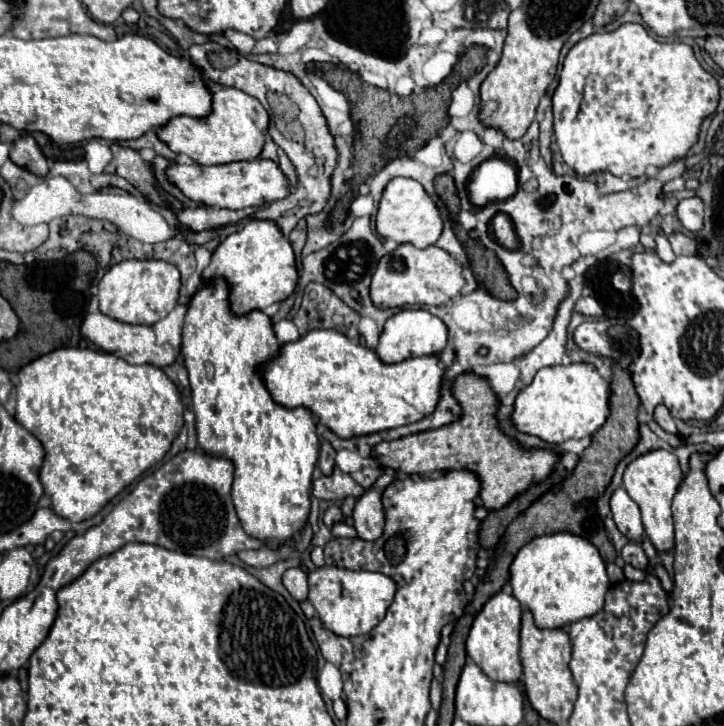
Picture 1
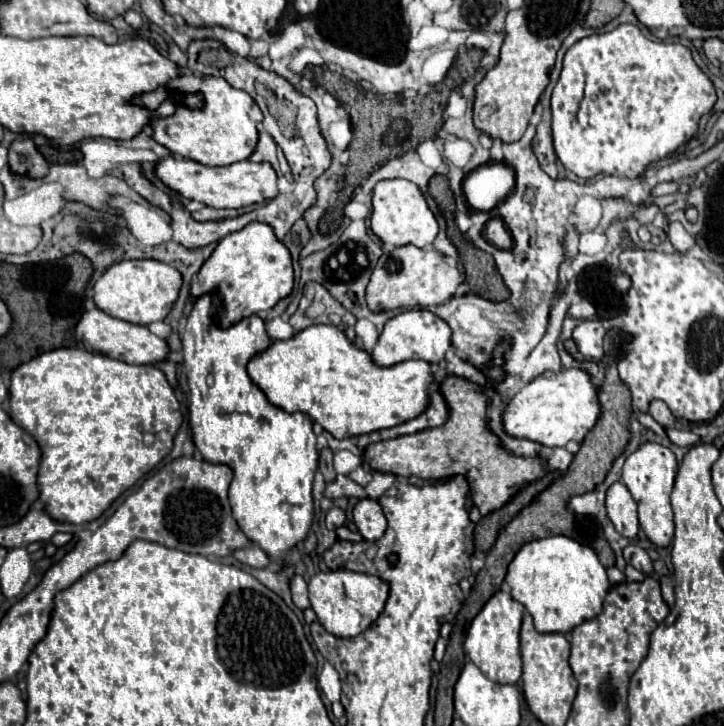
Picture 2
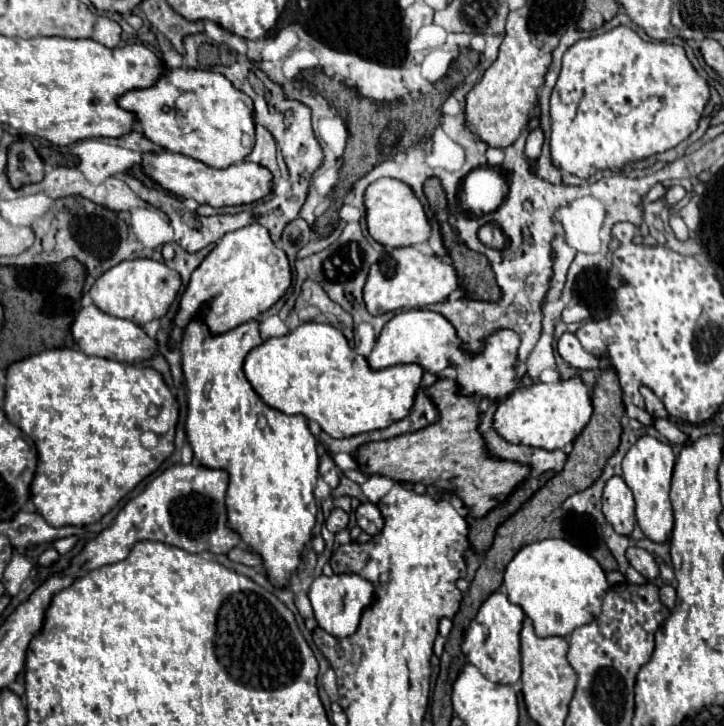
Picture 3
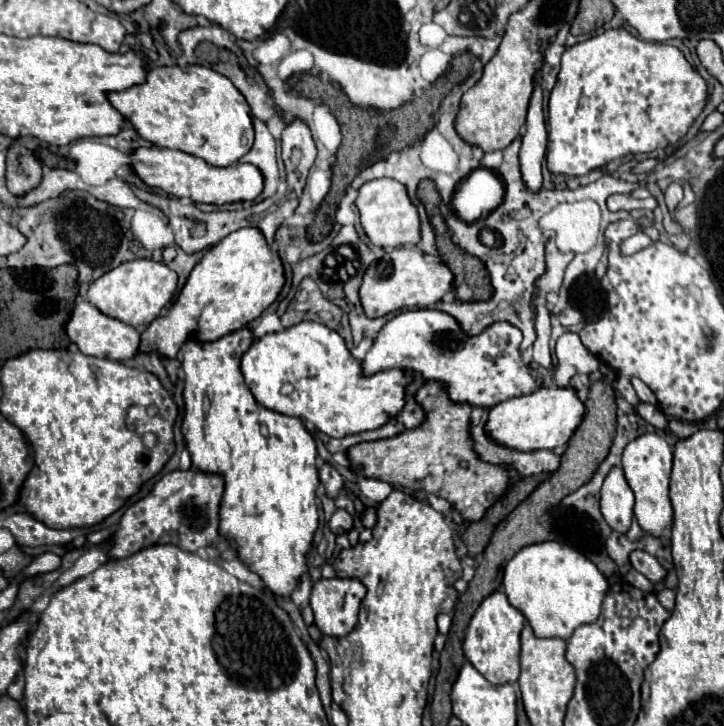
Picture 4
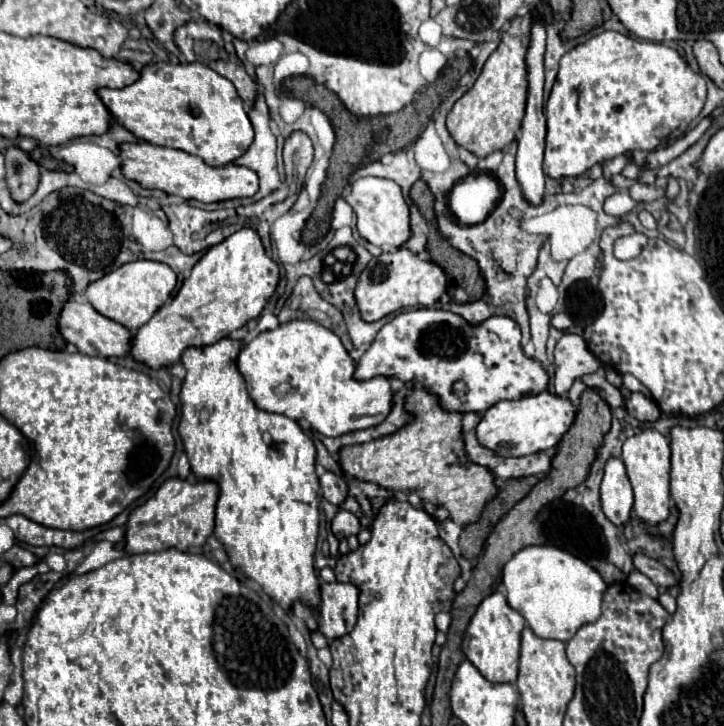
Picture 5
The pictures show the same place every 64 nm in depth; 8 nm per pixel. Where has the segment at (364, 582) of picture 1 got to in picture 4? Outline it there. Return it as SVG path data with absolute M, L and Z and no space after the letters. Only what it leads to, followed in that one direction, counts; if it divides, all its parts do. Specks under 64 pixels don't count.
M320 578L314 582L310 606L320 632L326 636L346 636L352 632L364 596L366 588L356 578Z

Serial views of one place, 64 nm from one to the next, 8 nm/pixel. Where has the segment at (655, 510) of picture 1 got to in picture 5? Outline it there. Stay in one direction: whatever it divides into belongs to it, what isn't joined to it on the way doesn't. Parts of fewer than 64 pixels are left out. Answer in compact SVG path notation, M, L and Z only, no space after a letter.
M654 428L644 430L624 442L622 462L634 488L634 510L648 526L658 526L670 516L670 444Z

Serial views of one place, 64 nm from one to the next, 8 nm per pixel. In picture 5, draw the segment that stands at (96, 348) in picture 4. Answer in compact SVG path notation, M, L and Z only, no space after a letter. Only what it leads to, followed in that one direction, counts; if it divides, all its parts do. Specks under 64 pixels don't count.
M70 298L64 304L64 308L62 308L62 314L60 314L58 324L60 324L62 336L70 344L74 344L82 354L100 356L100 358L120 358L120 356L128 356L130 354L132 340L134 340L132 332L126 326L122 326L122 324L118 324L118 322L102 316L100 312L96 312L92 308L92 304L86 302L86 300L80 302L76 298Z

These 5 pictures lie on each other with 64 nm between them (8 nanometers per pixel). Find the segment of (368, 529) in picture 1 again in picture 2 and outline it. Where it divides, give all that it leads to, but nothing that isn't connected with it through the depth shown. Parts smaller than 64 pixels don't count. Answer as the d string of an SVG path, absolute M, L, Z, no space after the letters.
M362 498L354 506L354 524L364 540L380 540L386 530L386 518L376 498Z

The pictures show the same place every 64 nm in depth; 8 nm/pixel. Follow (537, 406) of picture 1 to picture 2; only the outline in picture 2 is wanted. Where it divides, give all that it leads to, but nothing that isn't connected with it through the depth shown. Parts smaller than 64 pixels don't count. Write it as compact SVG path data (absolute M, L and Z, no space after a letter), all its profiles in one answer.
M582 368L560 370L554 378L542 374L510 400L502 414L504 428L510 436L528 438L544 446L564 446L570 440L580 442L588 434L588 428L596 424L596 416L600 416L596 392L600 392L600 386L594 384L592 376Z

